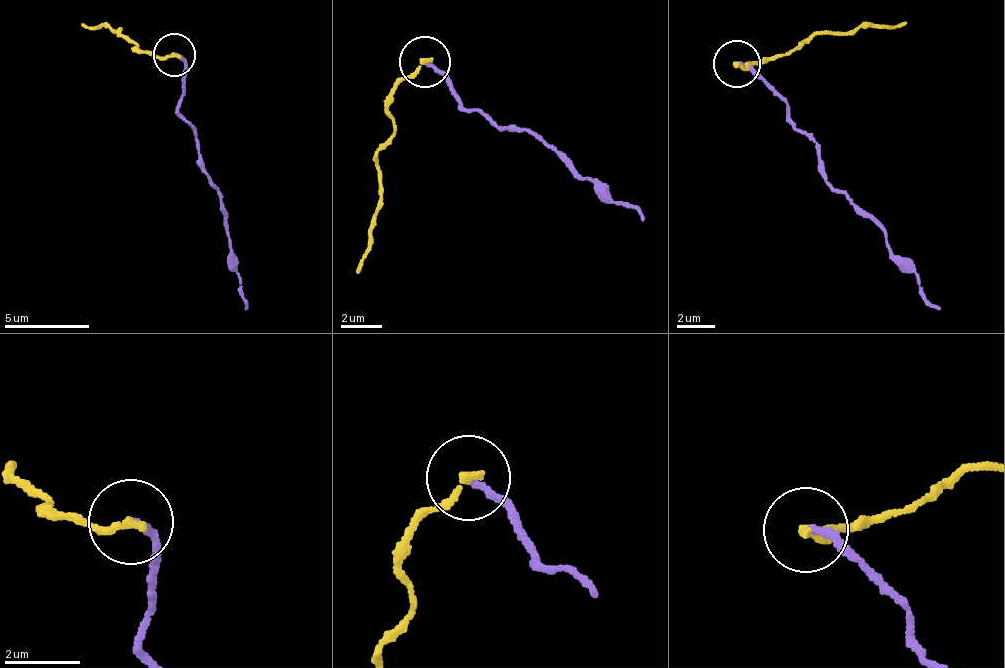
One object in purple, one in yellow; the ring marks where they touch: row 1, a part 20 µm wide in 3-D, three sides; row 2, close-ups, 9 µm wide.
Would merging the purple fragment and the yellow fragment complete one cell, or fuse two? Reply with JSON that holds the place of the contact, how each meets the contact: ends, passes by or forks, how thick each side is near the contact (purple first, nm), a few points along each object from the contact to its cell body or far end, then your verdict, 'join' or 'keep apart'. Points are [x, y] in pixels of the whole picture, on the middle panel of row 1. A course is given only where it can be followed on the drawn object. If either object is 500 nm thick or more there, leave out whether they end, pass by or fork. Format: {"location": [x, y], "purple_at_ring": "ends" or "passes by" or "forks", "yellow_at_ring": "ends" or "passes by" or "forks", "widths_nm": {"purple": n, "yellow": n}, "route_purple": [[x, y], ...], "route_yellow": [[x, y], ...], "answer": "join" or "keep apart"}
{"location": [424, 61], "purple_at_ring": "ends", "yellow_at_ring": "ends", "widths_nm": {"purple": 180, "yellow": 200}, "route_purple": [[426, 60], [443, 74], [458, 106], [463, 104], [501, 127], [522, 127], [574, 164], [597, 189], [645, 220]], "route_yellow": [[426, 60], [389, 105], [396, 137], [377, 153], [380, 164], [372, 251], [355, 272]], "answer": "keep apart"}

